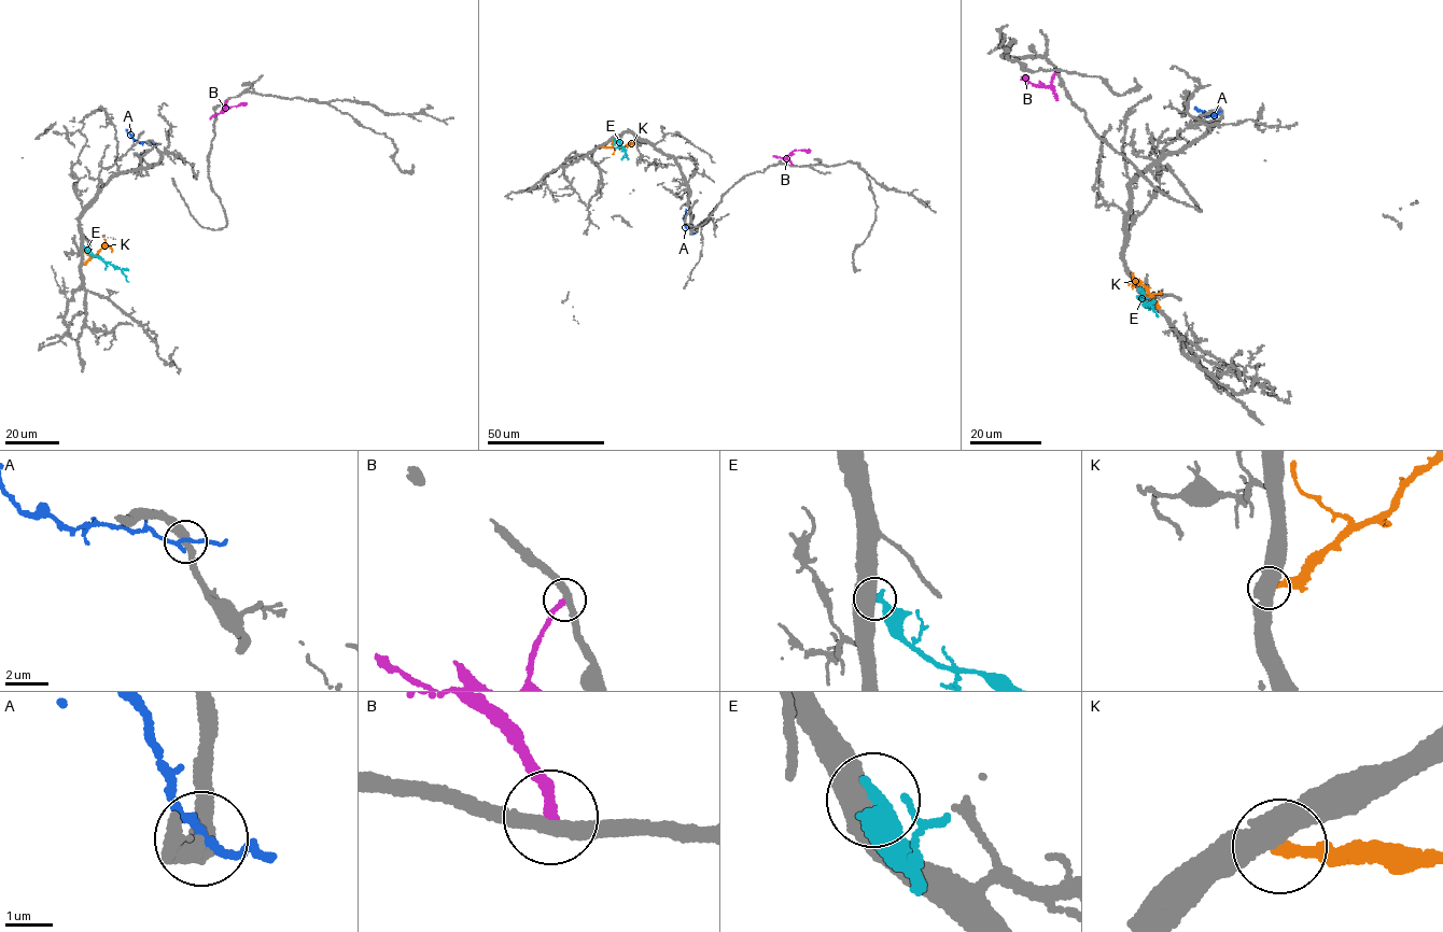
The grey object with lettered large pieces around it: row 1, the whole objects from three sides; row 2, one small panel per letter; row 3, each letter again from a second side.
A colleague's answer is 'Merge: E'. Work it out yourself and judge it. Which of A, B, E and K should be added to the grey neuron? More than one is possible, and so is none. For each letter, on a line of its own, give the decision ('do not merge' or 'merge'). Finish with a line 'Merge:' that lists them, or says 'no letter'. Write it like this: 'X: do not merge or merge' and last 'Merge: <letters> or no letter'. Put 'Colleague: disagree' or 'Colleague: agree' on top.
Colleague: agree
A: do not merge
B: do not merge
E: merge
K: do not merge
Merge: E

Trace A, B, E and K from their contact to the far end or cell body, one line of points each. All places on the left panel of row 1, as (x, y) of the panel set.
A: (155, 144), (135, 140), (125, 129)
B: (226, 100), (223, 110), (246, 103)
E: (83, 246), (89, 254), (122, 269), (128, 282)
K: (81, 265), (106, 244), (111, 252)

